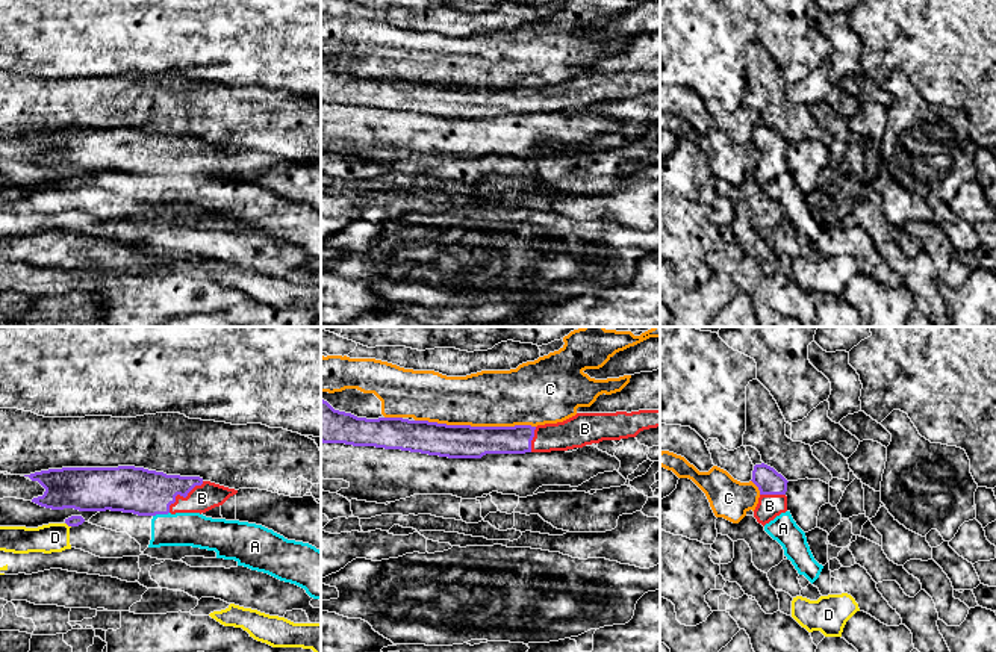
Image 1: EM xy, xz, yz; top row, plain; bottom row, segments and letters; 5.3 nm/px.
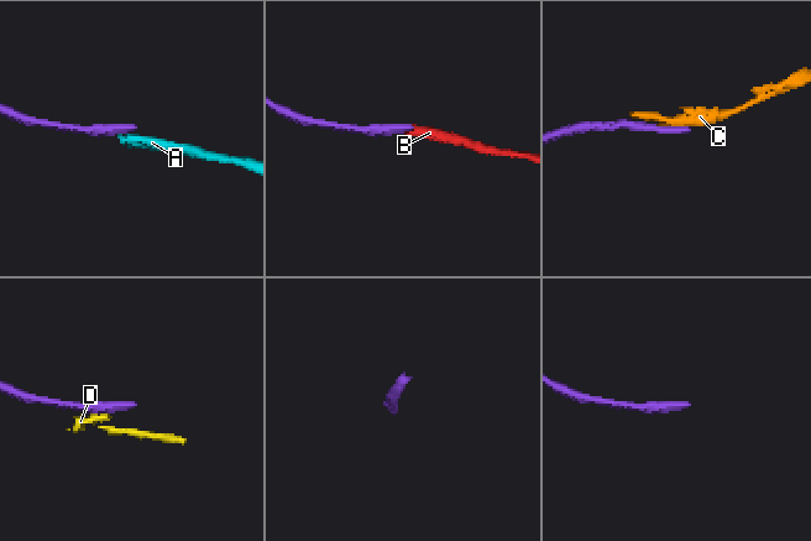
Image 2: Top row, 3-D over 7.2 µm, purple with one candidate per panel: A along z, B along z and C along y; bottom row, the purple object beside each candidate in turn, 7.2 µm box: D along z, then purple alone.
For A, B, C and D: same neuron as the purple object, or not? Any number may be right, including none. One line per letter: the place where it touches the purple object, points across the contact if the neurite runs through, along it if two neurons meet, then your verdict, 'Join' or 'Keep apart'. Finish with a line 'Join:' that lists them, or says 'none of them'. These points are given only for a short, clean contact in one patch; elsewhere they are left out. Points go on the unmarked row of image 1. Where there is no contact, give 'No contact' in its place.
A: Touches purple at xy (161, 174). Keep apart
B: Touches purple at xy (182, 156). Path across: xy (138, 152), (182, 156), (202, 159). Join
C: Touches purple at xz (476, 88). Keep apart
D: Touches purple at xy (68, 186). Boundary: xy (65, 183), (70, 188). Keep apart
Join: B

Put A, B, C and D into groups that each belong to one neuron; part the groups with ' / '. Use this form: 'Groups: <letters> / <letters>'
Groups: A / B / C / D

